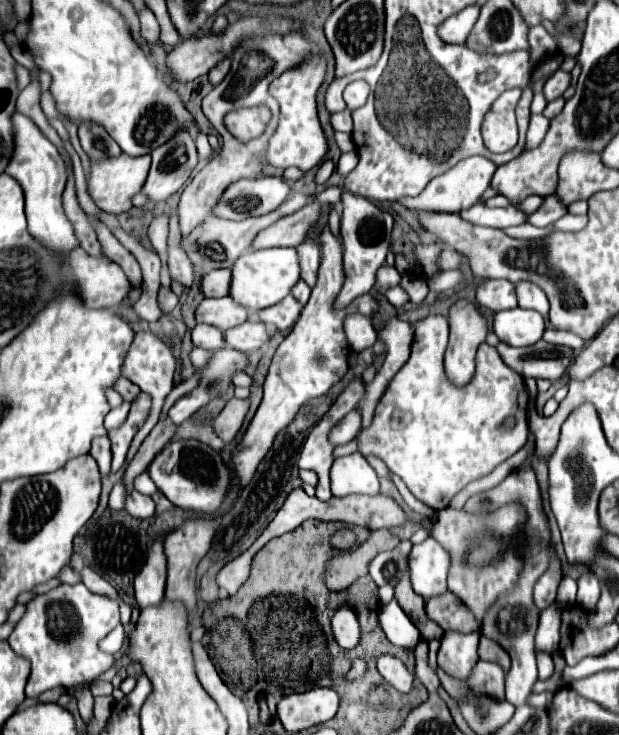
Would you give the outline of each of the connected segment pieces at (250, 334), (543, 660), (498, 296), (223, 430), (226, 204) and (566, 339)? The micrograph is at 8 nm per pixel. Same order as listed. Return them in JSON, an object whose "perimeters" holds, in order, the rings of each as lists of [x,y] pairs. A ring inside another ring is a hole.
{"perimeters":[[[[245,322],[237,328],[225,330],[223,336],[225,336],[225,346],[235,348],[239,352],[247,352],[247,354],[263,348],[271,338],[265,324],[261,324],[261,322]]],[[[539,652],[537,654],[537,666],[539,666],[539,680],[547,680],[553,676],[553,660],[549,654]]],[[[483,280],[477,286],[477,302],[493,312],[517,308],[515,286],[509,280]]],[[[231,398],[225,408],[219,412],[219,416],[213,420],[213,430],[217,430],[217,436],[221,436],[221,440],[225,440],[227,444],[233,442],[235,434],[239,432],[245,414],[249,410],[249,400],[239,400],[239,398]]],[[[277,176],[237,180],[229,188],[225,188],[225,192],[221,194],[221,200],[217,200],[217,204],[213,206],[213,214],[219,218],[227,218],[227,220],[245,220],[247,214],[261,216],[261,214],[275,210],[287,198],[287,194],[289,194],[289,186],[285,184],[283,178],[277,178]]],[[[545,330],[543,334],[545,342],[551,344],[563,344],[563,346],[577,346],[577,350],[581,350],[585,346],[585,340],[579,338],[573,332],[565,332],[565,330]]]]}

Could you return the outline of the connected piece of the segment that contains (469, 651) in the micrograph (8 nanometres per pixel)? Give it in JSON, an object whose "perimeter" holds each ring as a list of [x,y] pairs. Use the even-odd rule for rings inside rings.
{"perimeter":[[[443,632],[441,636],[441,648],[437,654],[437,664],[455,678],[467,678],[471,668],[477,664],[477,644],[481,634],[471,632]]]}

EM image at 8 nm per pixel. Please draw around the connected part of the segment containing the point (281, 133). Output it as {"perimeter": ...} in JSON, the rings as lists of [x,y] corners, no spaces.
{"perimeter":[[[319,52],[311,56],[307,64],[303,64],[297,70],[281,74],[277,80],[271,82],[269,94],[279,100],[281,106],[281,120],[275,130],[275,134],[269,140],[267,148],[267,164],[277,168],[289,168],[297,166],[301,170],[311,170],[319,166],[327,158],[327,140],[321,130],[317,108],[315,108],[315,94],[325,78],[325,62],[321,60]]]}

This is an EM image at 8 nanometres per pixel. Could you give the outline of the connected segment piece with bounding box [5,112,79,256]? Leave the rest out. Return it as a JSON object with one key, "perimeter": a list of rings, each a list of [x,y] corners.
{"perimeter":[[[21,112],[13,114],[13,156],[9,160],[9,166],[5,172],[13,176],[23,192],[25,192],[25,214],[31,236],[35,236],[45,248],[53,250],[59,256],[65,256],[69,250],[79,246],[79,240],[75,238],[71,222],[65,218],[61,194],[65,188],[65,162],[59,156],[57,148],[41,134],[41,130],[35,126],[35,122]]]}

